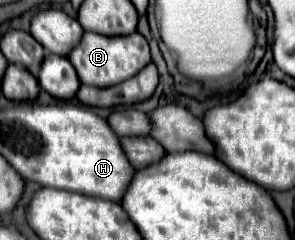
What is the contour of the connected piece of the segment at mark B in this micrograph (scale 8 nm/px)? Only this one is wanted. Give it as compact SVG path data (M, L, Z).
M84 30L80 42L70 50L68 60L74 64L82 84L104 88L104 86L114 86L116 82L122 82L132 74L136 74L140 68L144 68L146 62L150 62L150 48L144 36L138 32L126 36L104 36Z

